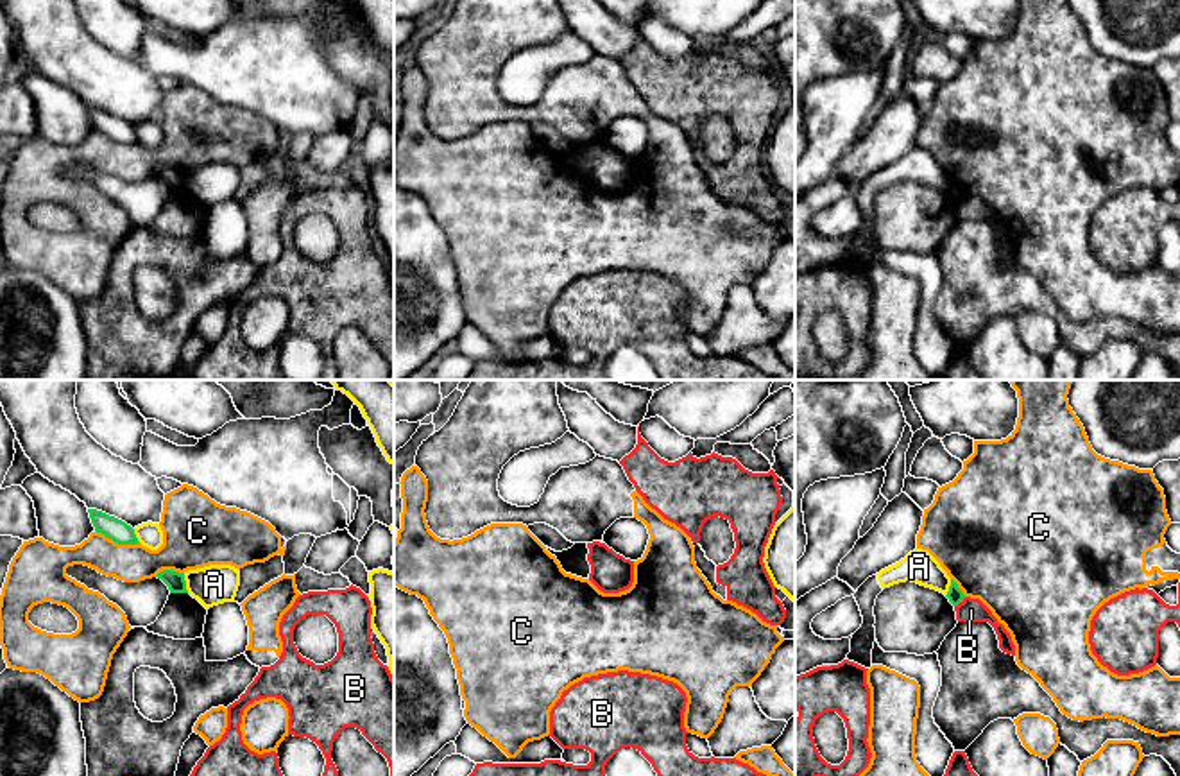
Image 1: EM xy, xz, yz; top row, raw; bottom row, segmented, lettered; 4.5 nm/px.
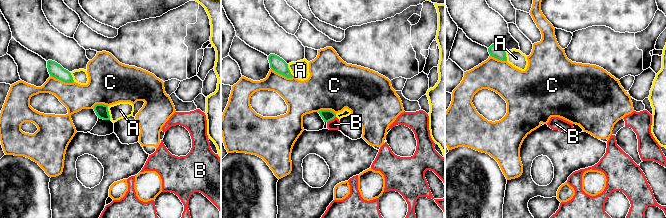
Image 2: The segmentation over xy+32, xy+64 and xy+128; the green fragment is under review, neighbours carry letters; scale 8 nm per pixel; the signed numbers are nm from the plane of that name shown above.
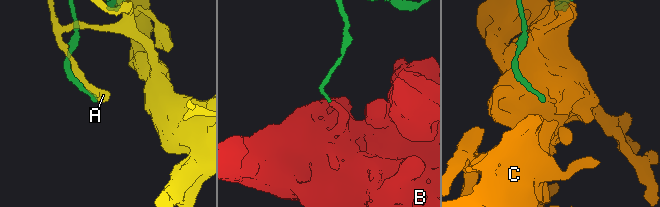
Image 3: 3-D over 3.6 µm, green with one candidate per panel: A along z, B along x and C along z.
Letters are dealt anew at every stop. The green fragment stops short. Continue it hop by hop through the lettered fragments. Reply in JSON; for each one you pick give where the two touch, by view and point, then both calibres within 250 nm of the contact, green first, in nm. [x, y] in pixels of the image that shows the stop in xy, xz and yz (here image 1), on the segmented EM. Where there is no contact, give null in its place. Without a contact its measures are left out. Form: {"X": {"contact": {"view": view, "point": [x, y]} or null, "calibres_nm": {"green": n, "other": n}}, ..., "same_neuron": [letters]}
{"same_neuron": []}

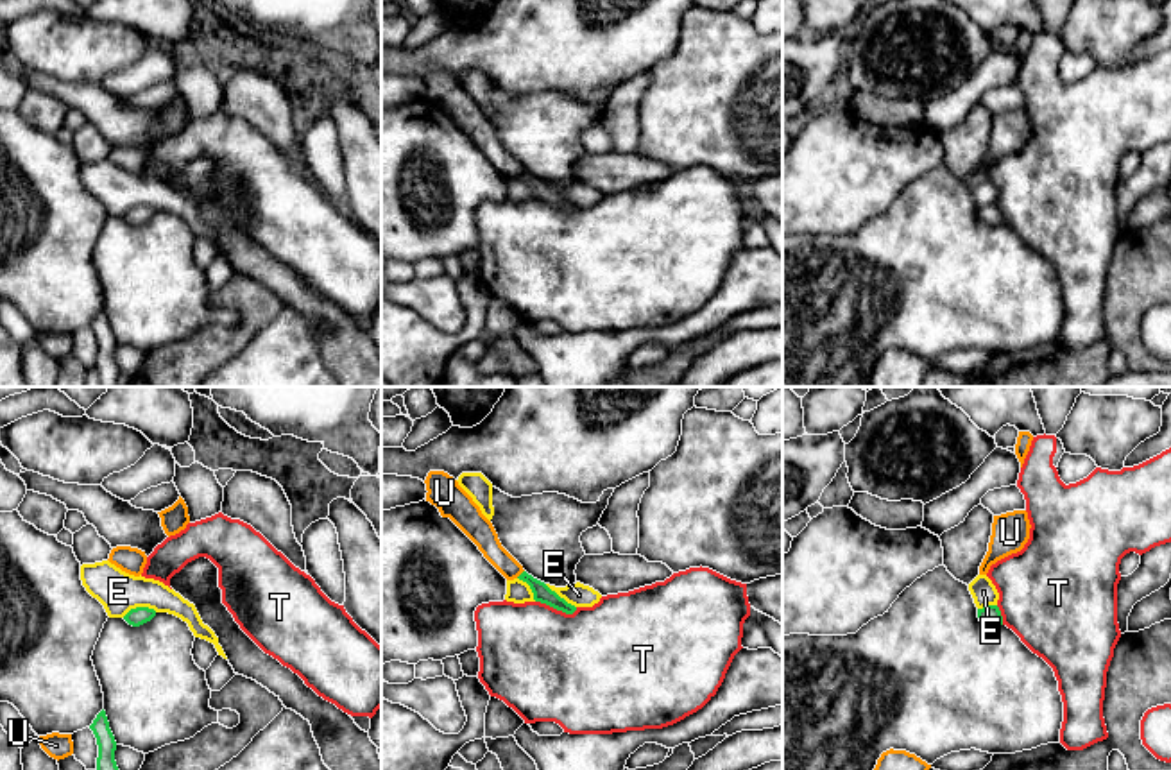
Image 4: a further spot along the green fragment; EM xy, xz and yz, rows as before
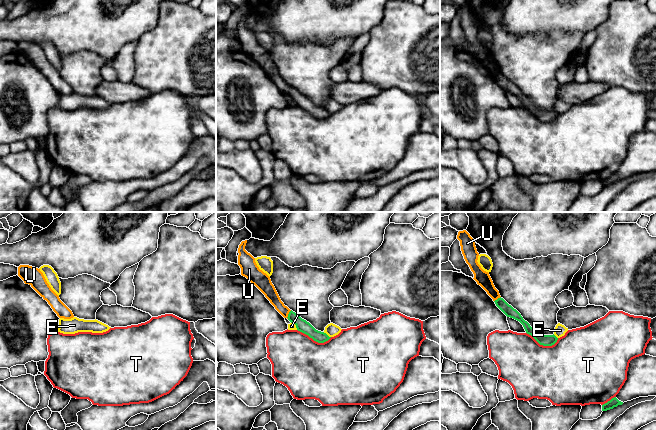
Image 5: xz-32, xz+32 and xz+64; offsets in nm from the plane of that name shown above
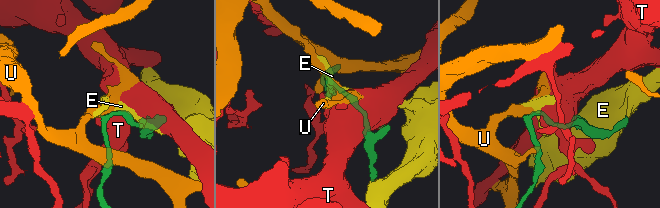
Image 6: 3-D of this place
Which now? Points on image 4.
{"E": {"contact": {"view": "xy", "point": [138, 607]}, "calibres_nm": {"green": 80, "other": 190}}, "same_neuron": ["E"]}

